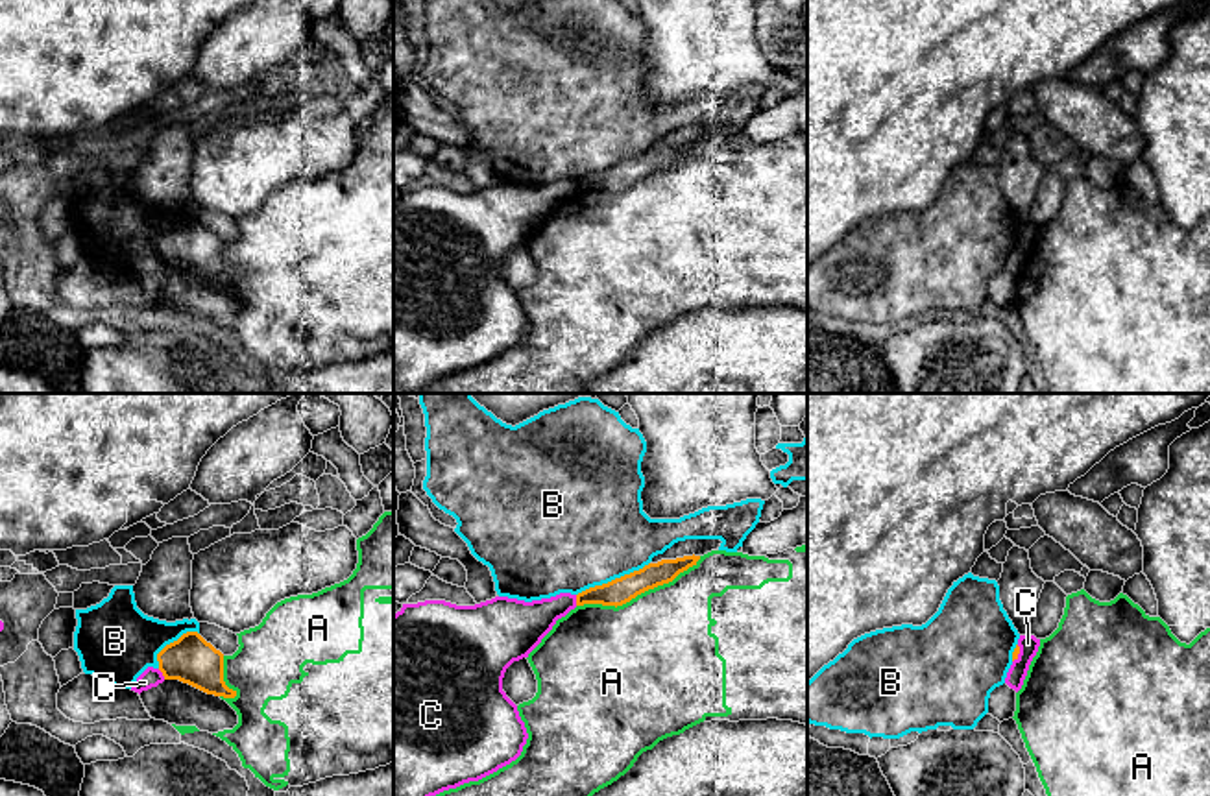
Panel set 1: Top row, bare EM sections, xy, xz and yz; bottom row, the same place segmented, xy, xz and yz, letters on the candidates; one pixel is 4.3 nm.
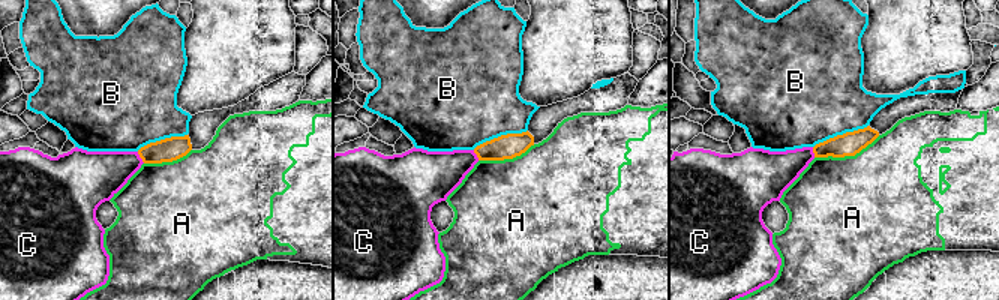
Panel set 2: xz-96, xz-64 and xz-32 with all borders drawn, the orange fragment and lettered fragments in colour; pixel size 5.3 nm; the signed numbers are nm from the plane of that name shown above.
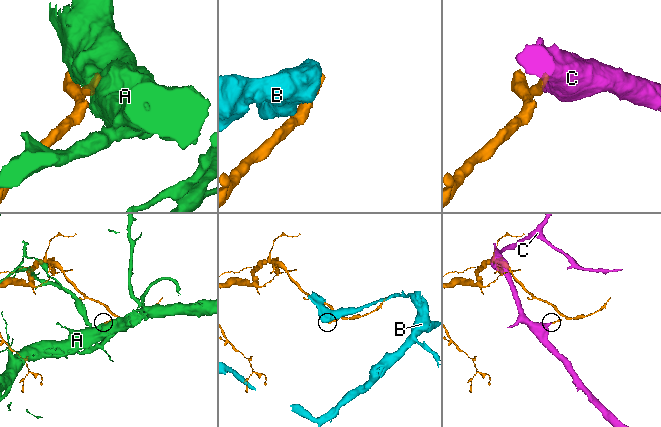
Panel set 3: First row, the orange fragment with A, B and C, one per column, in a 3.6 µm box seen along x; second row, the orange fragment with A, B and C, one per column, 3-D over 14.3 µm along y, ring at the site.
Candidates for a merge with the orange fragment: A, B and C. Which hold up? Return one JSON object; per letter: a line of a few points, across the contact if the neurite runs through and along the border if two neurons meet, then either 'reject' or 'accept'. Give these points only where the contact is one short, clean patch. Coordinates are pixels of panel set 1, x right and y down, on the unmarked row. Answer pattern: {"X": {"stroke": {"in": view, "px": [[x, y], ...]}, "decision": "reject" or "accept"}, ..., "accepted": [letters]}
{"A": {"decision": "reject"}, "B": {"decision": "reject"}, "C": {"stroke": {"in": "xy", "px": [[157, 255], [165, 265]]}, "decision": "reject"}, "accepted": []}

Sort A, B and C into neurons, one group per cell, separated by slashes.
A / B / C

